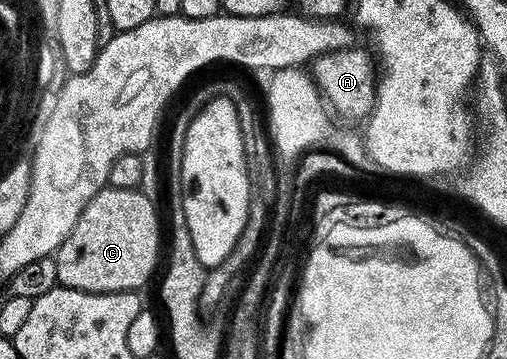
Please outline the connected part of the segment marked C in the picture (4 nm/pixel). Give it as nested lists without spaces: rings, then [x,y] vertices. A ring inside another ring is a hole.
[[[139,188],[101,189],[81,210],[81,218],[53,254],[54,260],[56,281],[64,288],[86,292],[143,290],[155,272],[155,263],[161,260],[154,202]]]

